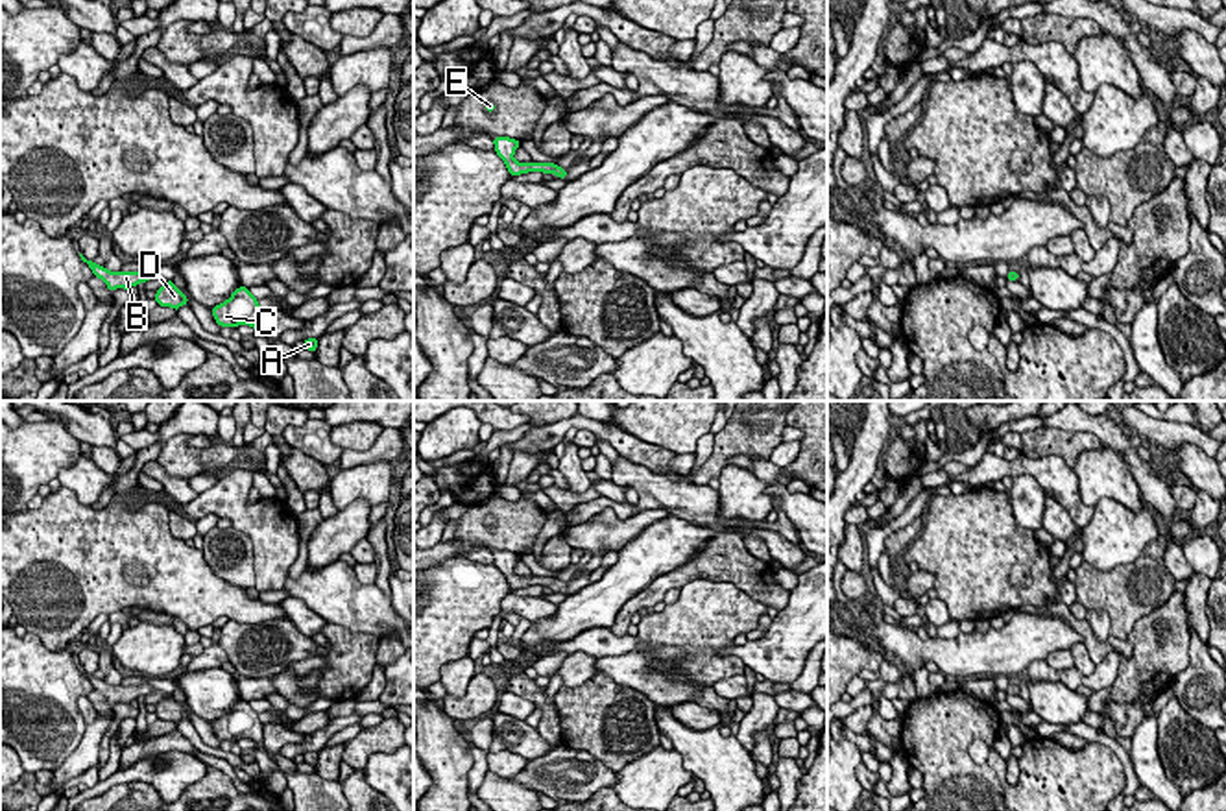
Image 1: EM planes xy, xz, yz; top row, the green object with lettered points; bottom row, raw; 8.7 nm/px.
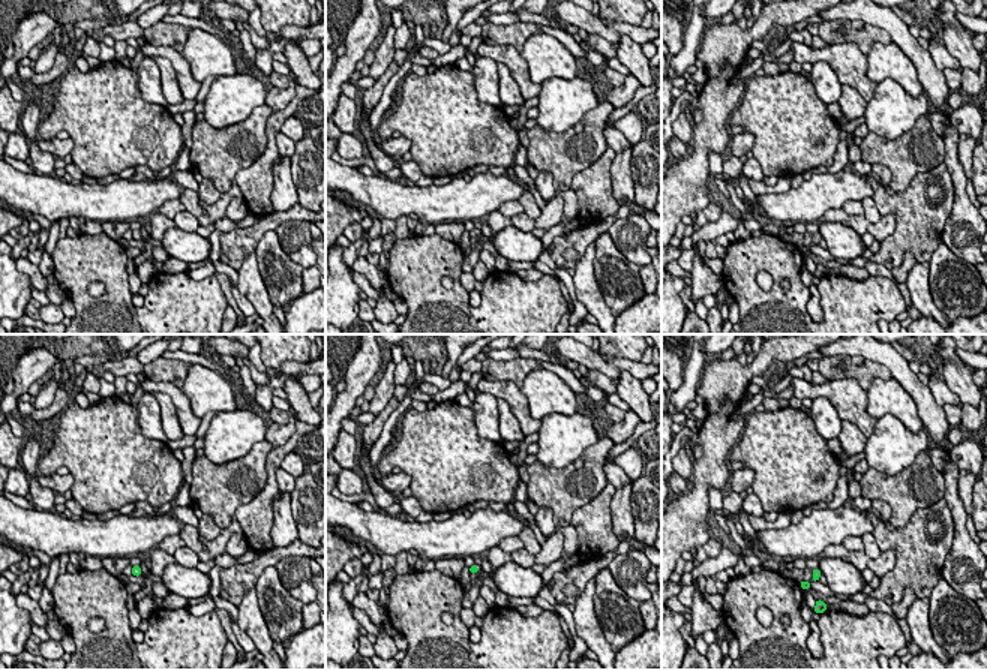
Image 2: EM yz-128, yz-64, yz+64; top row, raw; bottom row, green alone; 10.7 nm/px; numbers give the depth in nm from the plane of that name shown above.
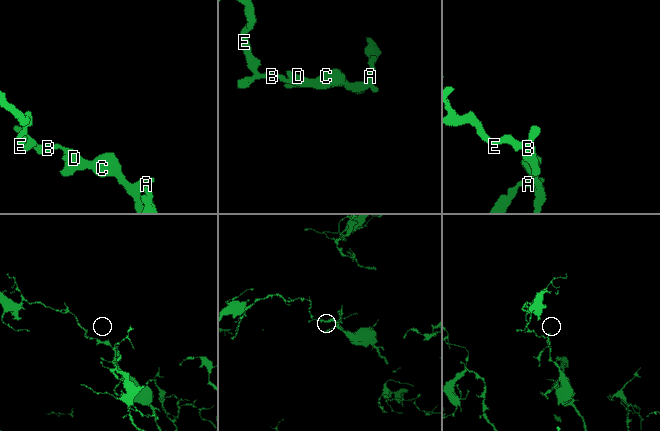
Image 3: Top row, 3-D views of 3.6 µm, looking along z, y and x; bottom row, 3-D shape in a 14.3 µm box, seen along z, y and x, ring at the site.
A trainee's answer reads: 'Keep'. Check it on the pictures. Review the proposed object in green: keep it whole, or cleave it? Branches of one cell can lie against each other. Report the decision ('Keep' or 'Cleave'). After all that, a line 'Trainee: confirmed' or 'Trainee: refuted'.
Keep
Trainee: confirmed

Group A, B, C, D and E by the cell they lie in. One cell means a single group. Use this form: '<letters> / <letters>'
A B C D E

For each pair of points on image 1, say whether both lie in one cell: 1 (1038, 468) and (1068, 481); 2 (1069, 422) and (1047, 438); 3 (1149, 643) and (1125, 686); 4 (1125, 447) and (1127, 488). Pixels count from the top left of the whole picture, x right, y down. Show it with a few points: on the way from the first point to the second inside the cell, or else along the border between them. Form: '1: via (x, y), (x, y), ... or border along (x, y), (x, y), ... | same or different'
1: via (1045, 470), (1060, 481) | same
2: border along (1047, 425), (1090, 431), (1101, 442) | different
3: via (1149, 654), (1136, 669), (1136, 675) | same
4: border along (1106, 446), (1129, 468), (1141, 494) | different

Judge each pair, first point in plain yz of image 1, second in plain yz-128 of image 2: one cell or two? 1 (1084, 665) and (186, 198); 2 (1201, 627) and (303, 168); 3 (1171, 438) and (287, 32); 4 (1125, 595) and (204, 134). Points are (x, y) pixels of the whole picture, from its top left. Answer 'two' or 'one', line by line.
1: one
2: two
3: one
4: one

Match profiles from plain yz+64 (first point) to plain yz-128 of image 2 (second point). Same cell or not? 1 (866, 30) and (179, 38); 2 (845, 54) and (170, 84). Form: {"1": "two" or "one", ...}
{"1": "one", "2": "two"}

